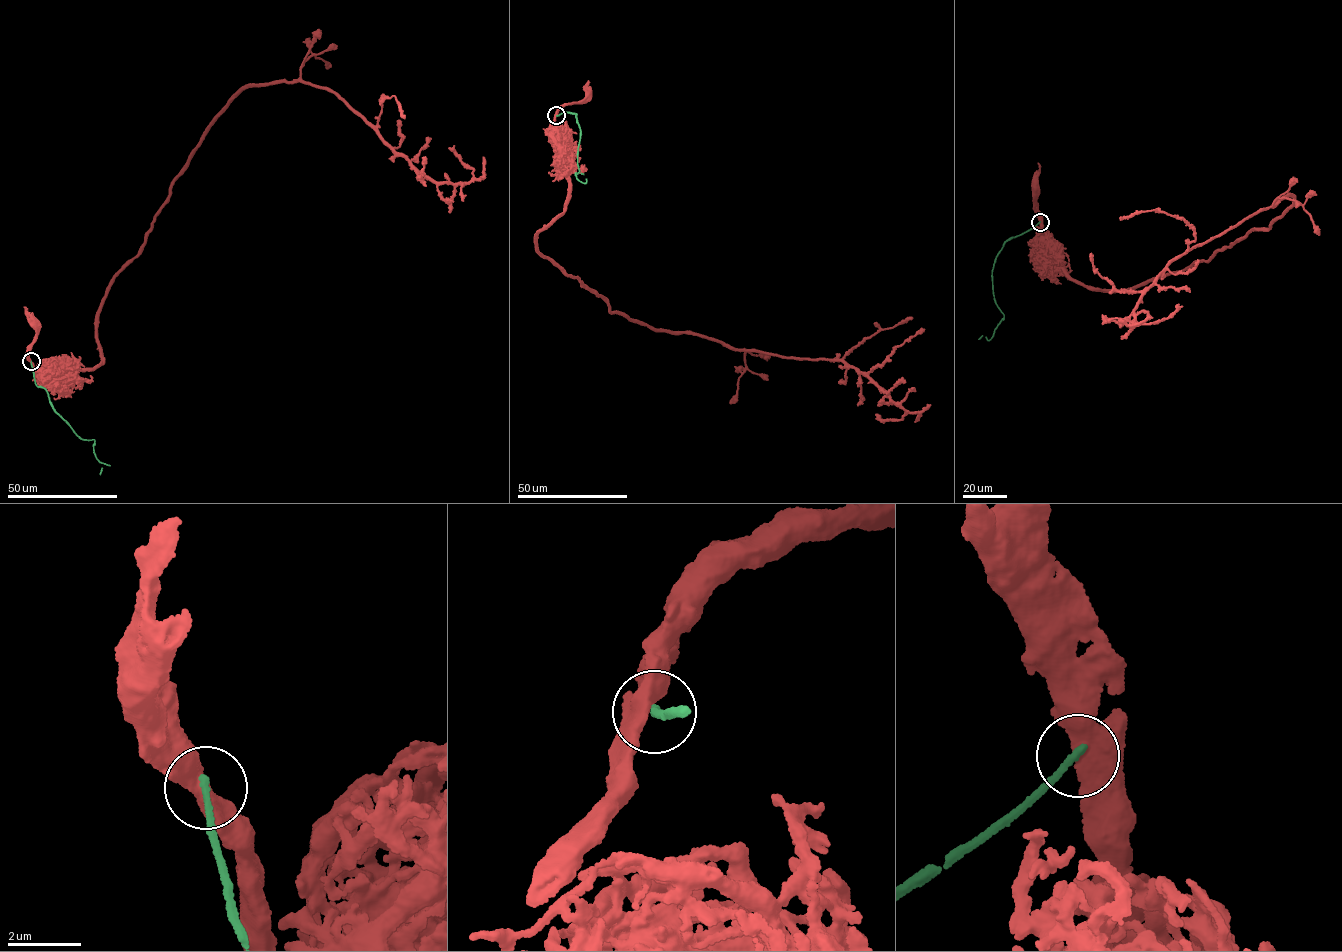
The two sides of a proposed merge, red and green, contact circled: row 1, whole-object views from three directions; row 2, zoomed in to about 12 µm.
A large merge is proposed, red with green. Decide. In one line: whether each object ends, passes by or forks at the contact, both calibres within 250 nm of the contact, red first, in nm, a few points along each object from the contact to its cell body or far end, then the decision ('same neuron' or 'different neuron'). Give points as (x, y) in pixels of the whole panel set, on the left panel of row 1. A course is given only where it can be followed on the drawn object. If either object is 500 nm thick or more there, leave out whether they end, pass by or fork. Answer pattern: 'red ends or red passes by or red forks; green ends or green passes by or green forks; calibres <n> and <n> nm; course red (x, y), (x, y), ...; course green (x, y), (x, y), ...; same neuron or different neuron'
red forks; green ends; calibres 440 and 200 nm; course red (31, 361), (105, 360), (116, 274), (247, 87), (337, 93), (418, 170), (465, 184), (448, 147); course green (31, 361), (36, 384), (46, 389), (57, 414), (76, 435), (94, 440), (96, 458), (109, 465), (100, 474); different neuron

